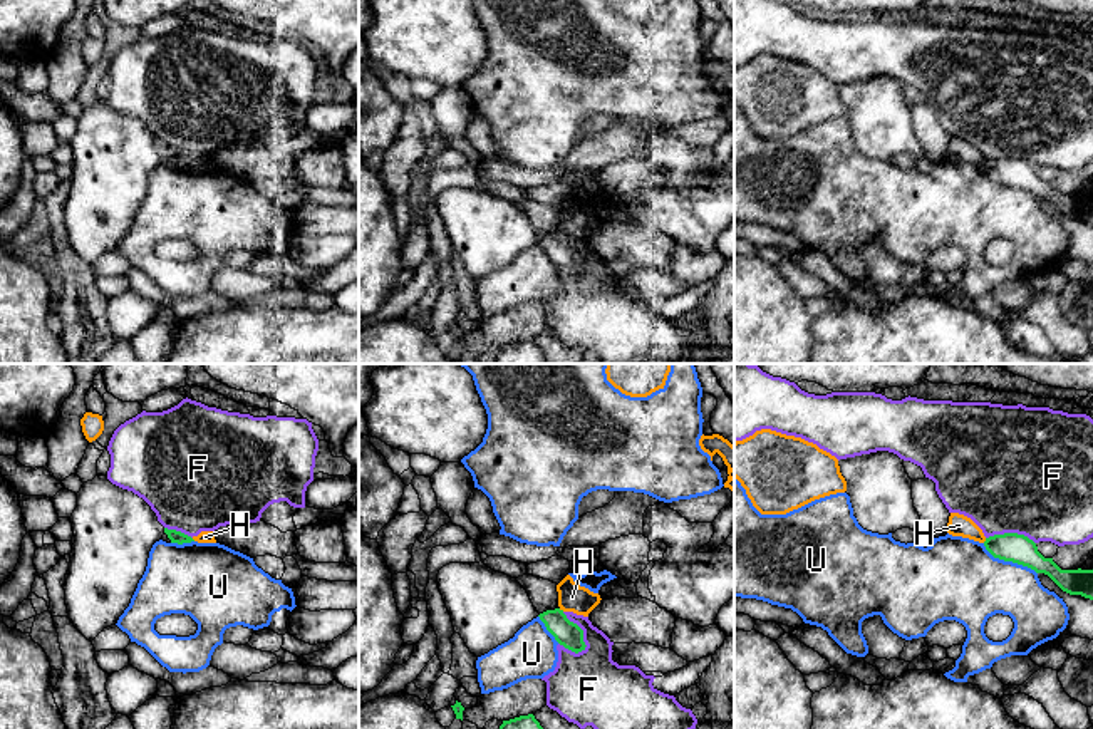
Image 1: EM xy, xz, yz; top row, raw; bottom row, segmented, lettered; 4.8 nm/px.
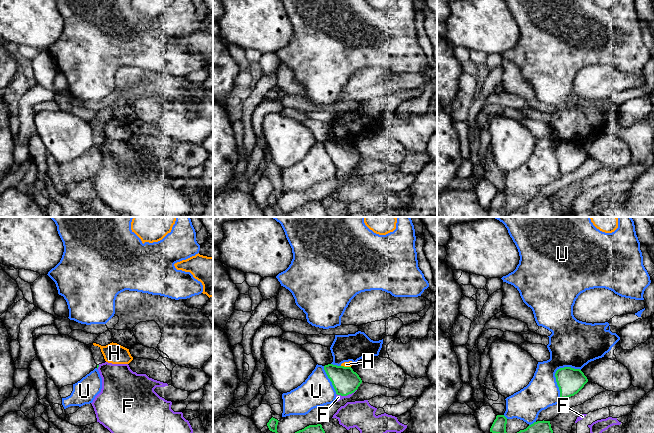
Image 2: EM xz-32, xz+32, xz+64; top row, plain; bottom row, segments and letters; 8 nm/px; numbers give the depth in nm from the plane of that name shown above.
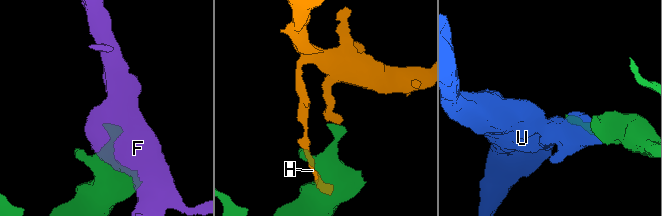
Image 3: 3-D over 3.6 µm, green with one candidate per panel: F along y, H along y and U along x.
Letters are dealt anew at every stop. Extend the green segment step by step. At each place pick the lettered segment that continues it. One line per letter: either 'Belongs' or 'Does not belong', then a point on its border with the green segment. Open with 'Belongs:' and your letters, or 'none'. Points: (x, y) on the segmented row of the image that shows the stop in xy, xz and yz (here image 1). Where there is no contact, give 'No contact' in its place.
Belongs: none
F: Does not belong. Touches green at xz (582, 632)
H: Does not belong. Touches green at xz (562, 610)
U: Does not belong. Touches green at yz (1010, 560)

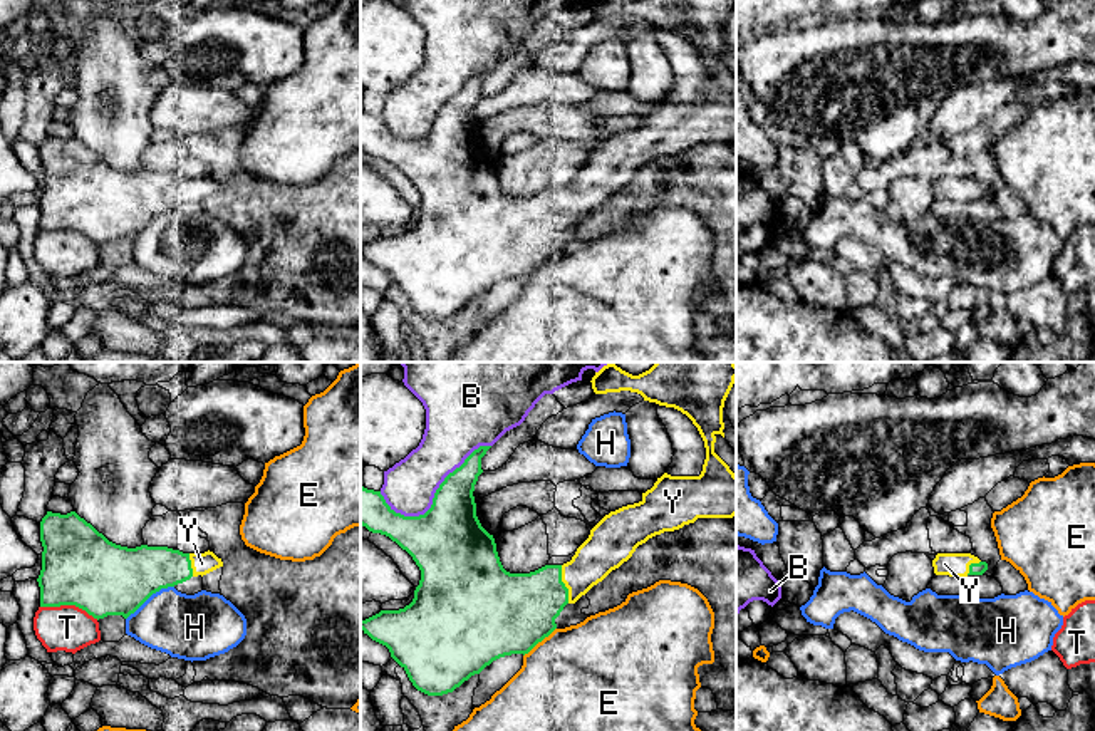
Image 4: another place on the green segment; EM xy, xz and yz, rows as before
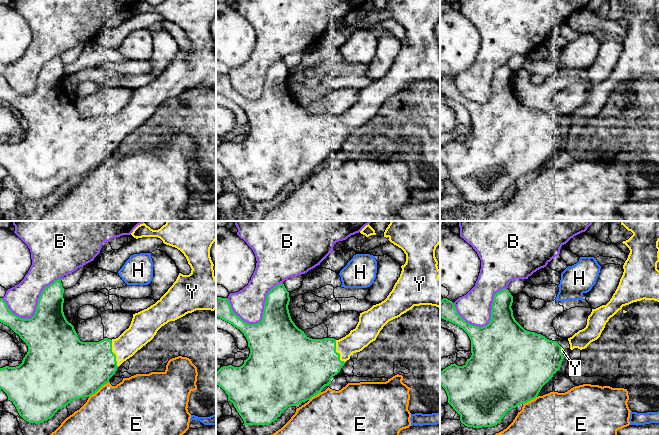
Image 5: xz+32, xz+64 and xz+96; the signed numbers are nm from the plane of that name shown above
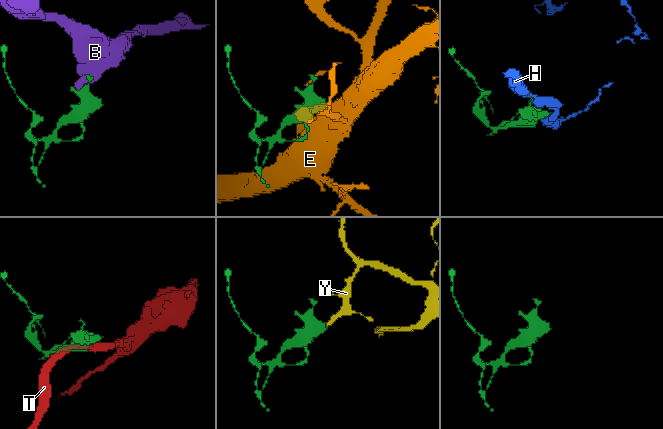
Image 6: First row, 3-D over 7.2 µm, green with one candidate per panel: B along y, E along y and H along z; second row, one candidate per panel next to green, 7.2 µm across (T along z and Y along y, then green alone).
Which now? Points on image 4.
Belongs: Y
B: Does not belong. Touches green at xz (435, 497)
E: Does not belong. Touches green at xz (539, 641)
H: Does not belong. Touches green at xy (150, 596)
T: Does not belong. Touches green at xy (69, 604)
Y: Belongs. Touches green at xz (564, 584)

